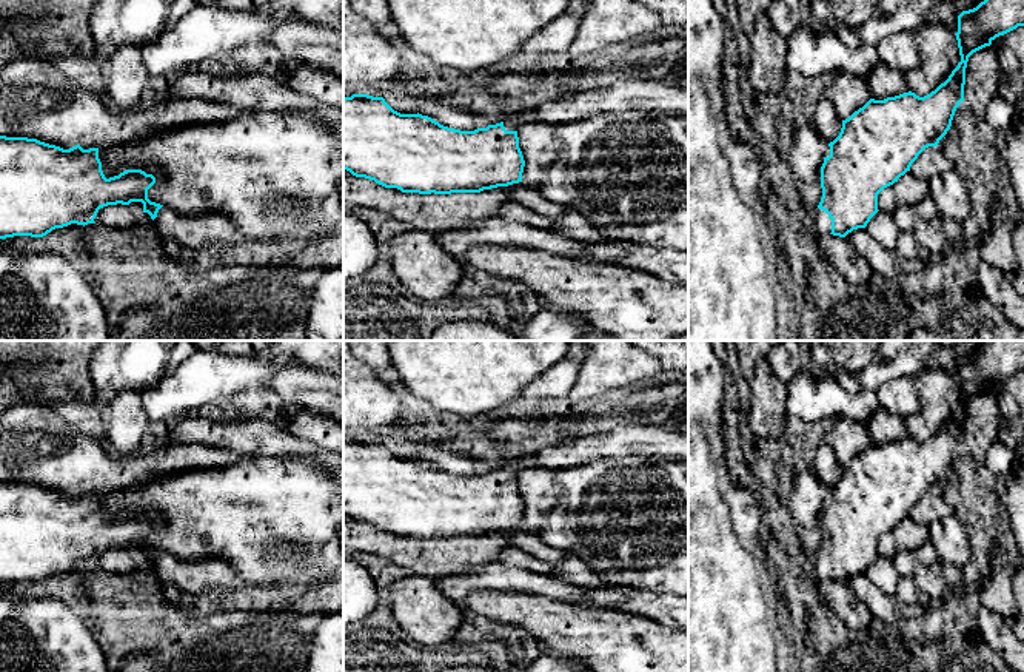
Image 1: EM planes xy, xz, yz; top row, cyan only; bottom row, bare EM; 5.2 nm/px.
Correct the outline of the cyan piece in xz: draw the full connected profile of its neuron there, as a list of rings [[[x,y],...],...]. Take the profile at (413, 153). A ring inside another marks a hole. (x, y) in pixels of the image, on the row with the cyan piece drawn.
[[[617,80],[605,88],[579,91],[556,102],[517,113],[504,122],[460,131],[422,114],[400,114],[383,97],[353,94],[343,97],[343,170],[402,193],[451,194],[480,193],[522,182],[525,160],[517,128],[527,122],[573,123],[596,114],[653,111],[667,117],[688,114],[688,89],[662,82]]]

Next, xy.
[[[0,136],[0,239],[14,236],[43,237],[55,228],[71,223],[95,223],[100,208],[142,202],[143,213],[152,219],[160,239],[174,240],[180,251],[206,250],[214,244],[246,242],[234,223],[220,213],[183,216],[169,207],[151,202],[148,190],[156,183],[152,174],[126,170],[106,179],[99,159],[99,148],[83,150],[75,145],[63,150],[28,137]]]

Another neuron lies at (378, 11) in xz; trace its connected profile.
[[[350,0],[350,5],[376,28],[391,20],[388,0]]]

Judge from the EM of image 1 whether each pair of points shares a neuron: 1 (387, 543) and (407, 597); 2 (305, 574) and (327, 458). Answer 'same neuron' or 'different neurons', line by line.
1: different neurons
2: different neurons

